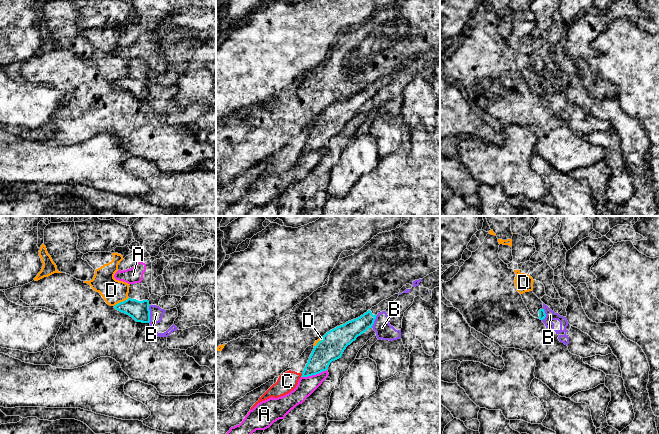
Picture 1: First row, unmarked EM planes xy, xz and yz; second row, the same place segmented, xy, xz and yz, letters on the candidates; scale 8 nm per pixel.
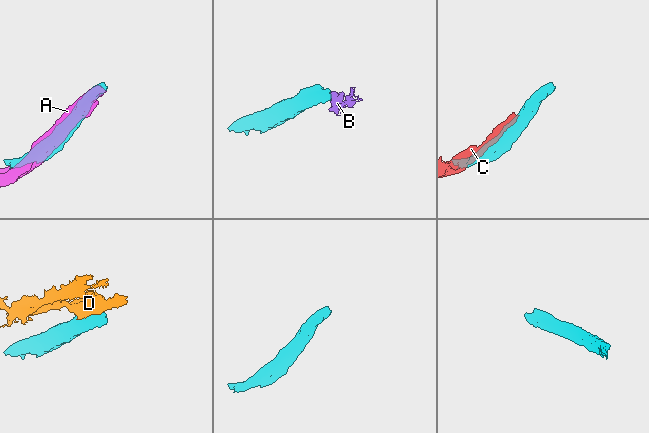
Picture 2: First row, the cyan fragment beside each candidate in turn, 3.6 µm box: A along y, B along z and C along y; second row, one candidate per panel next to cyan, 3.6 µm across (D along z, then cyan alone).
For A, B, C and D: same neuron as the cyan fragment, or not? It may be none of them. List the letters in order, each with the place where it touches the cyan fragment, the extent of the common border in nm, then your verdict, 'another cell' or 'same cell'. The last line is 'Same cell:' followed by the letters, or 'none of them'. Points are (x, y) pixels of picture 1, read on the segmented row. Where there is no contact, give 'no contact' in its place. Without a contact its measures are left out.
A: meets cyan in xz at (313, 374); contact 220 nm long; another cell
B: meets cyan in xy at (149, 314); contact 140 nm long; another cell
C: meets cyan in xz at (302, 375); contact 40 nm long; another cell
D: meets cyan in xy at (121, 302); contact 140 nm long; another cell
Same cell: none of them

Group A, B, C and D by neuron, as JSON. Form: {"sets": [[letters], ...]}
{"sets": [["A"], ["B"], ["C", "D"]]}

